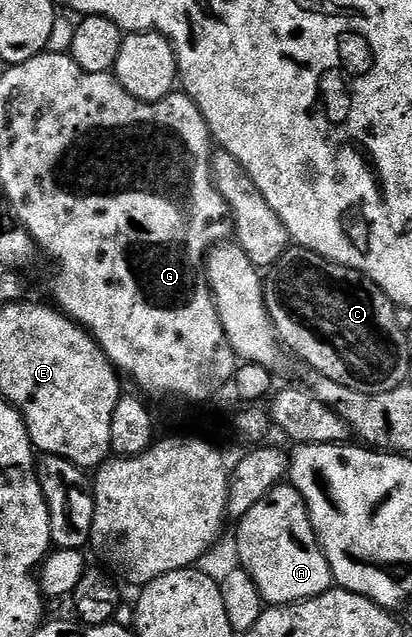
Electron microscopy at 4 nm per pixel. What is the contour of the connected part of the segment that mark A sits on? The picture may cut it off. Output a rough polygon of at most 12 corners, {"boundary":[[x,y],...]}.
{"boundary":[[278,485],[238,527],[267,604],[329,591],[306,502]]}

